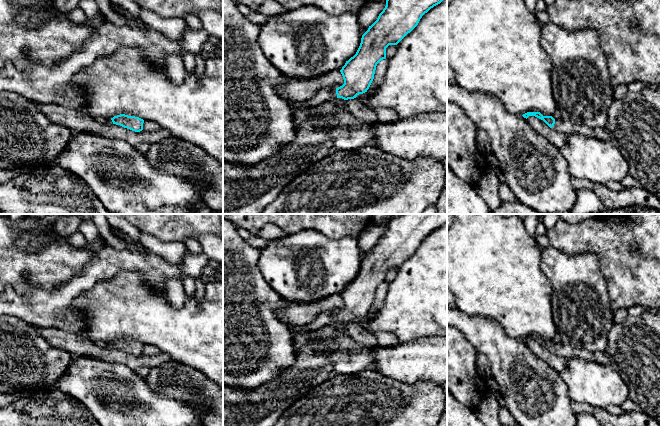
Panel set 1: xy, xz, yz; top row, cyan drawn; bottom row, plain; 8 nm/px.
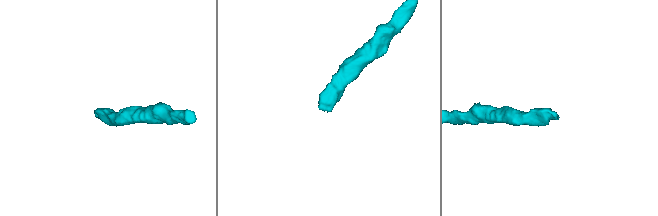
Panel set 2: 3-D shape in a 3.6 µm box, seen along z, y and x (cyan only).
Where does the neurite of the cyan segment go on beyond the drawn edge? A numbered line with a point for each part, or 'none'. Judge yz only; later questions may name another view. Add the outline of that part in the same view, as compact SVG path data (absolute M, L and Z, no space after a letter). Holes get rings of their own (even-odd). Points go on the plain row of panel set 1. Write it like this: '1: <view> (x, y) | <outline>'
1: yz (565, 351) | M560 343L555 344L555 348L552 353L565 358L566 360L570 358L580 358L584 360L593 360L603 364L610 364L606 351L590 352L586 350L574 349L569 345Z

